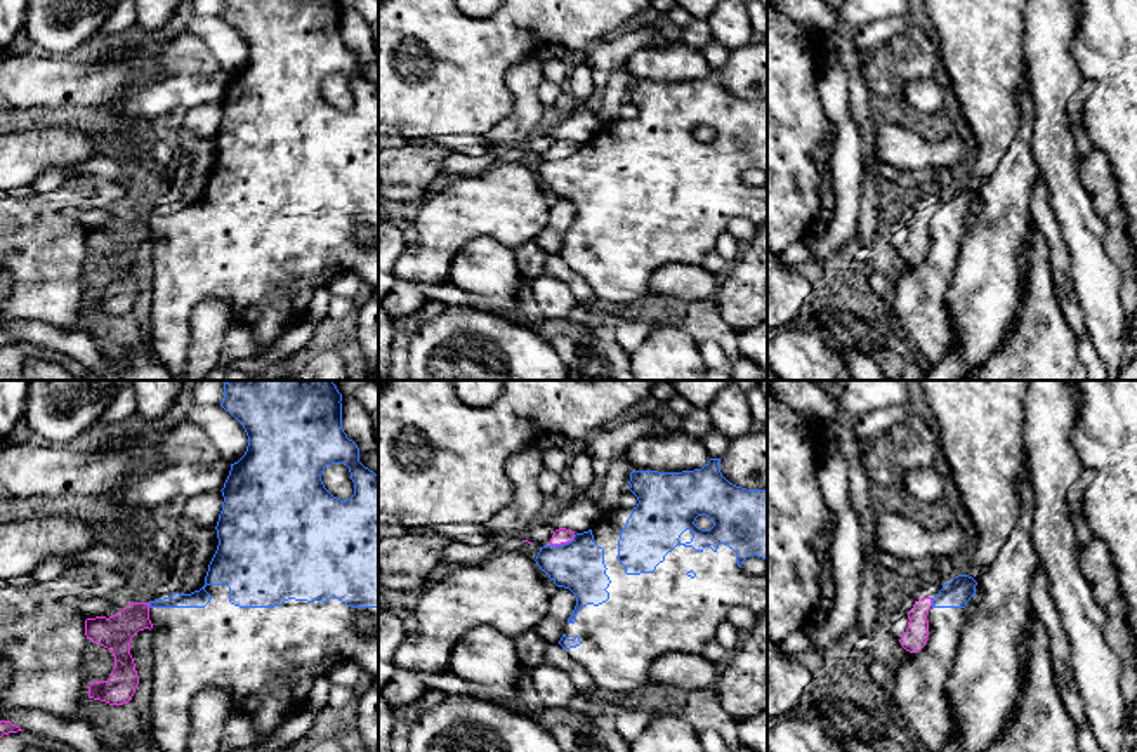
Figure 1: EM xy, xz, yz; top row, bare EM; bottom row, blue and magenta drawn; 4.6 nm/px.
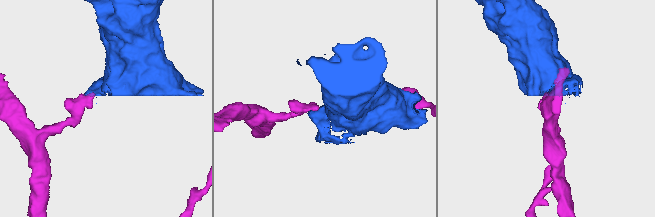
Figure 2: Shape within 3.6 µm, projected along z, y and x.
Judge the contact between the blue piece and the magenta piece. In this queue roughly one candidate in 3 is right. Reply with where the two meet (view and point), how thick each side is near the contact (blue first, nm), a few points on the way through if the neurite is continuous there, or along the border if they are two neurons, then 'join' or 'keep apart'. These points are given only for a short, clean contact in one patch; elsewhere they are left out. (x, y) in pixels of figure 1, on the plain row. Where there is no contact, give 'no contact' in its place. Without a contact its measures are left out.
meets blue in xz at (563, 155); 240 nm thick on the blue side, 70 nm on the other; border along xz (575, 146), (566, 153), (551, 157); keep apart

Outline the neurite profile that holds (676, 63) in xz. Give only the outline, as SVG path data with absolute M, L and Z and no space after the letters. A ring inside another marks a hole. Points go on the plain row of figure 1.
M679 40L665 49L644 47L635 50L625 69L632 82L682 83L701 80L710 66L701 49L693 49Z

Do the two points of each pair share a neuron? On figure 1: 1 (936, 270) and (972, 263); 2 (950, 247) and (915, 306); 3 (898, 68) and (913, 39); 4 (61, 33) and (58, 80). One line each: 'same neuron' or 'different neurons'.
1: different neurons
2: same neuron
3: same neuron
4: different neurons

